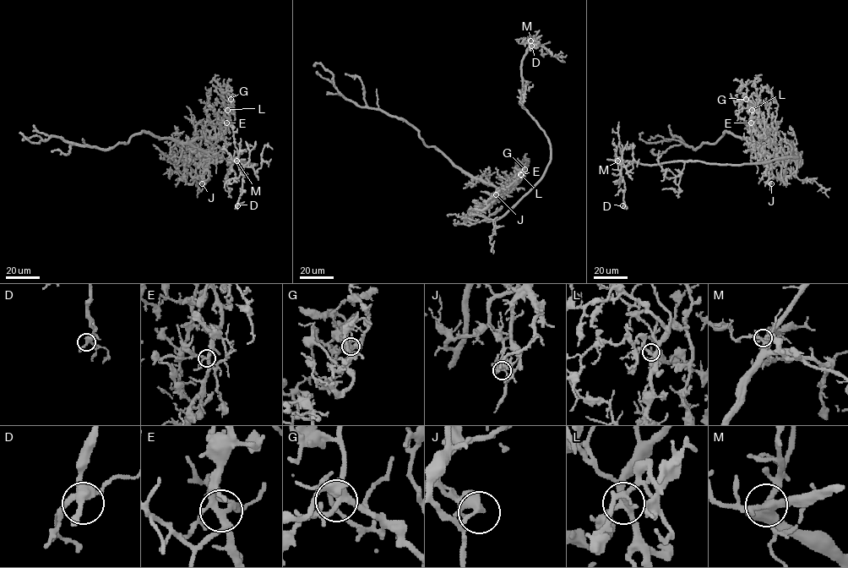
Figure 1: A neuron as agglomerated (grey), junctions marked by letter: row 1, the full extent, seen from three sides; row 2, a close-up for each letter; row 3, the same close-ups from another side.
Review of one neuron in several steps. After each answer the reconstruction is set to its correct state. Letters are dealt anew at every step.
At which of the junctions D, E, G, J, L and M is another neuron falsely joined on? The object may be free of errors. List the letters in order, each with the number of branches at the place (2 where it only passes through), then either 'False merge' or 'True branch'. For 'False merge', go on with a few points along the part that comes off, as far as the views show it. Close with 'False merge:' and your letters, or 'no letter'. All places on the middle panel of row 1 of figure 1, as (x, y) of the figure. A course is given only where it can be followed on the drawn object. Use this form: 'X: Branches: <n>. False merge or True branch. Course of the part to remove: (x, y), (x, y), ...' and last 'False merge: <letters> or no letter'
D: Branches: 4. True branch
E: Branches: 5. True branch
G: Branches: 5. True branch
J: Branches: 5. False merge. Course of the part to remove: (496, 194), (502, 191), (427, 146), (404, 119), (350, 101), (331, 73), (313, 66)
L: Branches: 5. True branch
M: Branches: 4. True branch
False merge: J

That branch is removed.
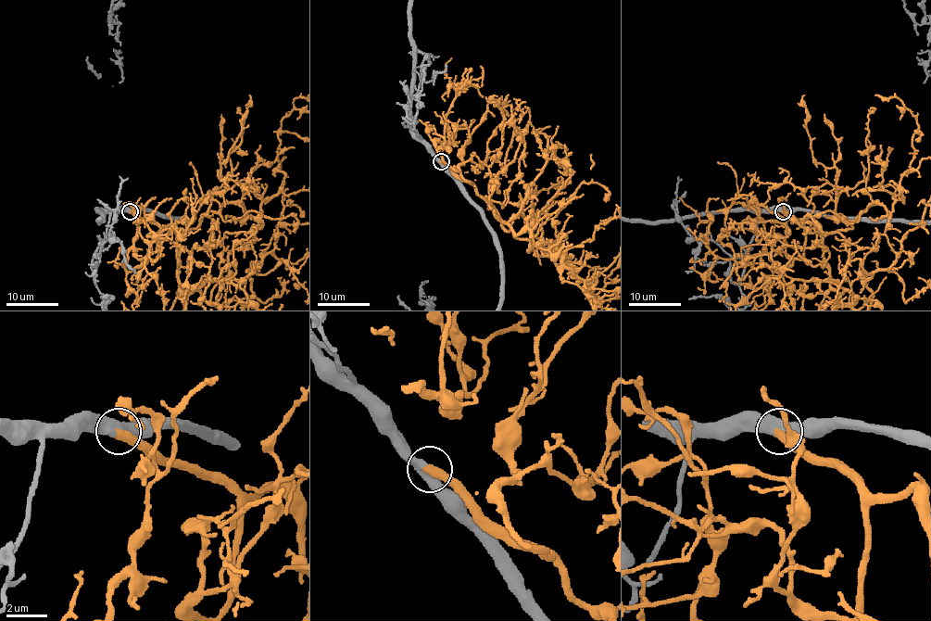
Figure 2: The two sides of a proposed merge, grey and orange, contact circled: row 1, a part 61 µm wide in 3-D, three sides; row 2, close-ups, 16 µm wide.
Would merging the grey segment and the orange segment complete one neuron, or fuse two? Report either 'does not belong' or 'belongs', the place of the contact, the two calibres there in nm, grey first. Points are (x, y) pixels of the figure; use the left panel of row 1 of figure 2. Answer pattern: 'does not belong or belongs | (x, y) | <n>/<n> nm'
belongs | (130, 211) | 500/480 nm

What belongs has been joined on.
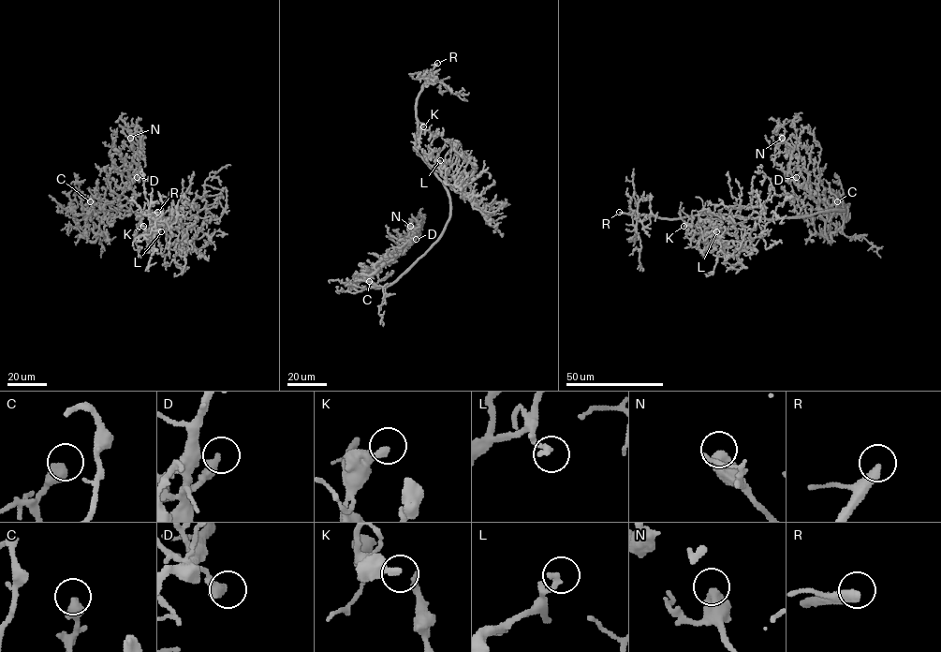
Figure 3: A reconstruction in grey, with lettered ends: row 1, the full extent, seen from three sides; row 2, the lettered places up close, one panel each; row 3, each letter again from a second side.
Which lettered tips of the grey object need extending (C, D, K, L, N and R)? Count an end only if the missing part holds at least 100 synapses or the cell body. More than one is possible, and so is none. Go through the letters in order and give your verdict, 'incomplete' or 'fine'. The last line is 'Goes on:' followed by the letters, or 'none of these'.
C: fine
D: fine
K: fine
L: fine
N: fine
R: incomplete
Goes on: R

